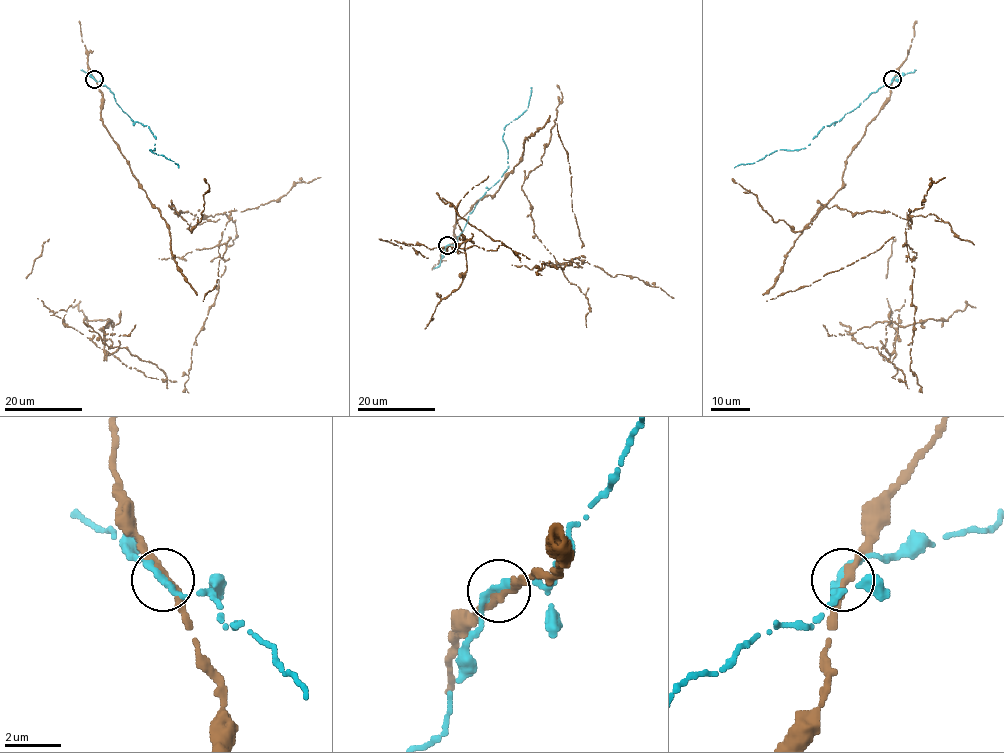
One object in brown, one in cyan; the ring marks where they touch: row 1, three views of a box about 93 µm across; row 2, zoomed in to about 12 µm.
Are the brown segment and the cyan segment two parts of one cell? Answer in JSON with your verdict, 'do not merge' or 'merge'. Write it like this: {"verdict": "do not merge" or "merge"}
{"verdict": "do not merge"}

